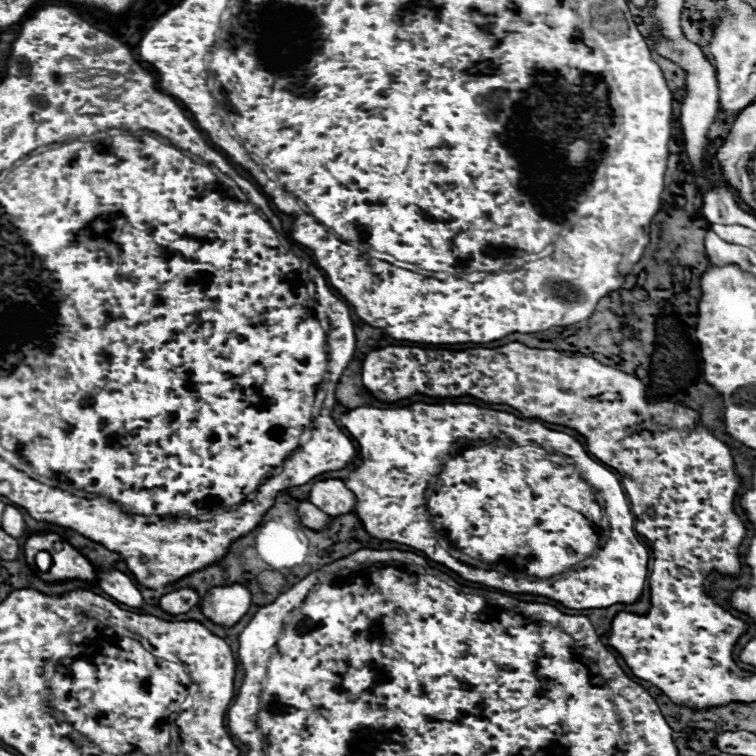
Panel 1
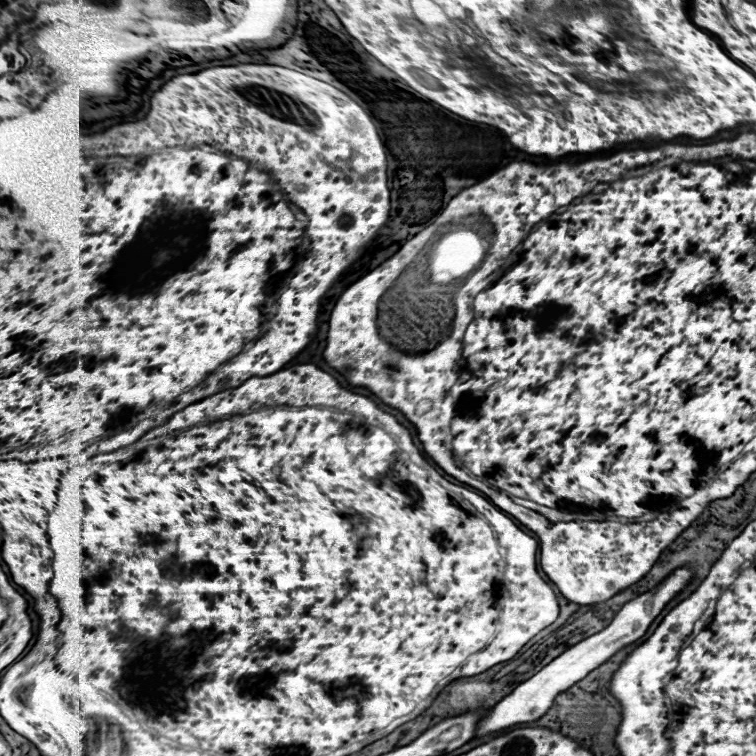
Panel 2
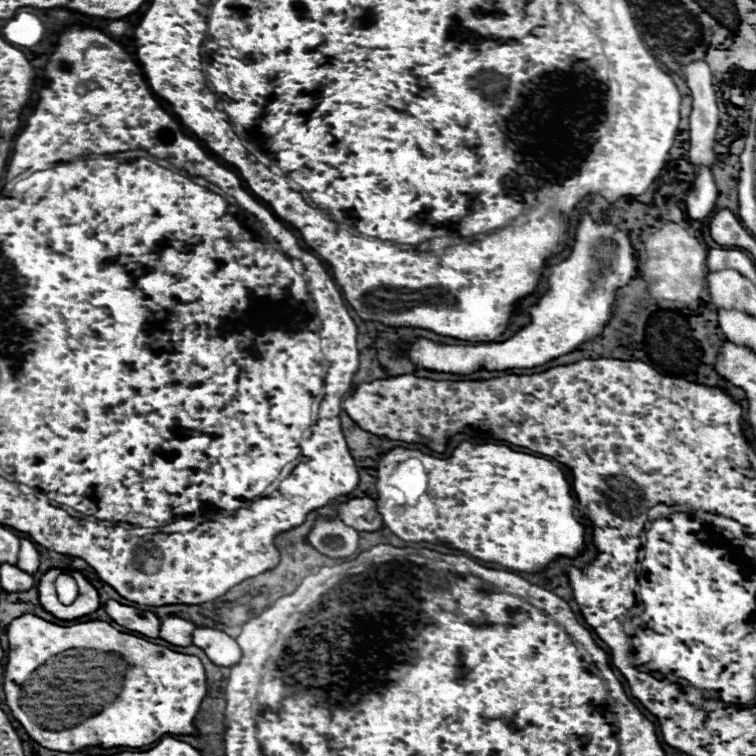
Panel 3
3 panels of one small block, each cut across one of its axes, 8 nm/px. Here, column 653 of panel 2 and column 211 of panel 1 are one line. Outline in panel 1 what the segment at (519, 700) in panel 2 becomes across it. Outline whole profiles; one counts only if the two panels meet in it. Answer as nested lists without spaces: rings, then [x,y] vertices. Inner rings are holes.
[[[240,584],[222,586],[206,592],[206,596],[200,602],[200,610],[210,622],[224,628],[234,628],[236,622],[248,612],[250,600],[252,596],[248,588]]]

